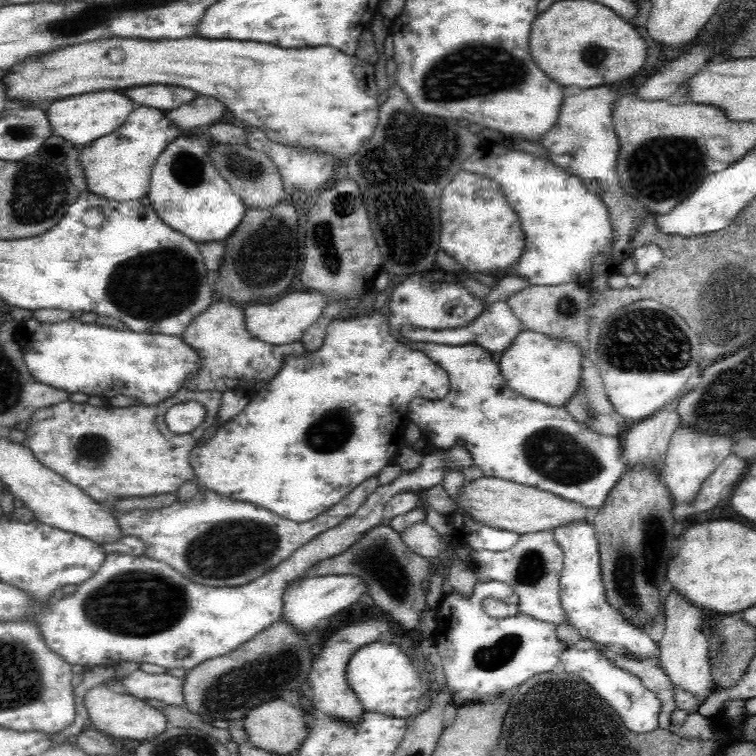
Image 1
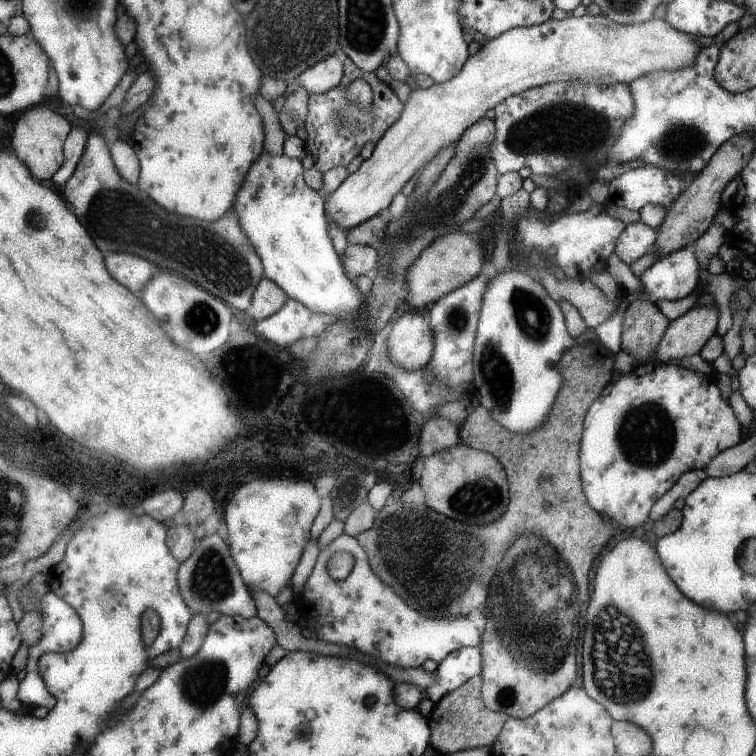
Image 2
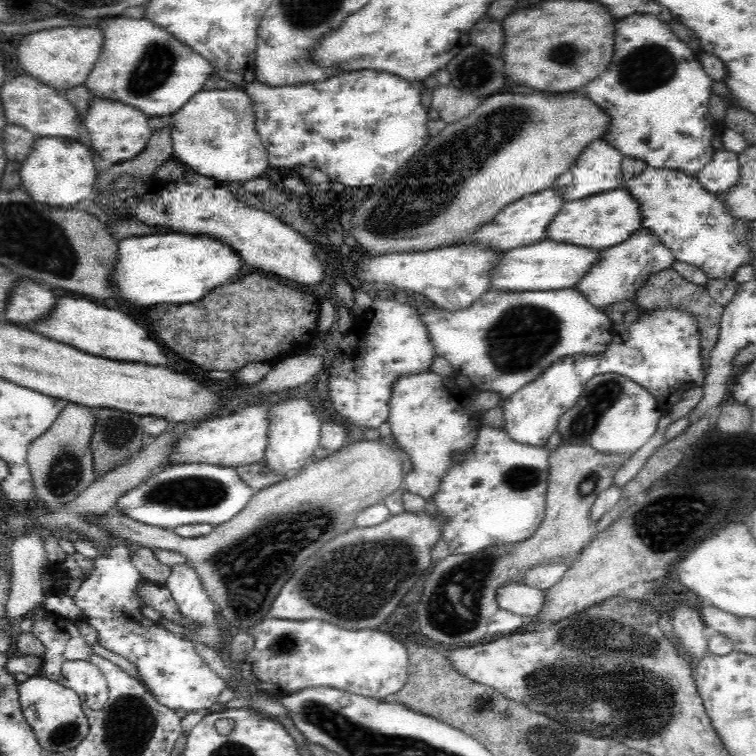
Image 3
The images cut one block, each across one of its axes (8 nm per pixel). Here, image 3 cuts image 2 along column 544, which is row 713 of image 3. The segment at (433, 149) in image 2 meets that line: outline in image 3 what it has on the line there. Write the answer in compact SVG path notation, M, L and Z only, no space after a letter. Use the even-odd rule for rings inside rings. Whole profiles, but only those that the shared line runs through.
M36 675L28 677L21 683L18 683L17 690L19 692L22 714L32 727L37 741L45 753L58 752L65 754L67 750L76 748L76 746L86 738L86 735L89 733L89 720L87 716L84 715L82 707L80 706L81 698L71 688L64 686L63 682L54 682L49 678Z

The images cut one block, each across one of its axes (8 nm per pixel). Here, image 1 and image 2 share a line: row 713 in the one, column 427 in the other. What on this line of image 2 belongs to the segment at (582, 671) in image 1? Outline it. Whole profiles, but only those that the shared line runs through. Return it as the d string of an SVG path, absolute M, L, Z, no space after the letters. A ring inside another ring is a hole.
M340 535L333 542L330 542L326 548L319 550L316 564L314 565L310 578L306 580L305 588L294 597L294 603L299 610L299 616L310 620L314 624L316 639L332 644L342 644L348 648L354 648L366 656L372 656L378 662L386 662L390 666L400 666L400 668L420 668L428 658L440 664L444 658L450 656L455 650L464 647L480 648L480 630L476 624L468 618L430 618L416 612L410 608L388 584L384 584L376 576L374 568L371 566L370 558L364 550L359 539ZM336 552L350 552L355 558L355 564L352 571L344 579L333 579L328 575L328 560Z

